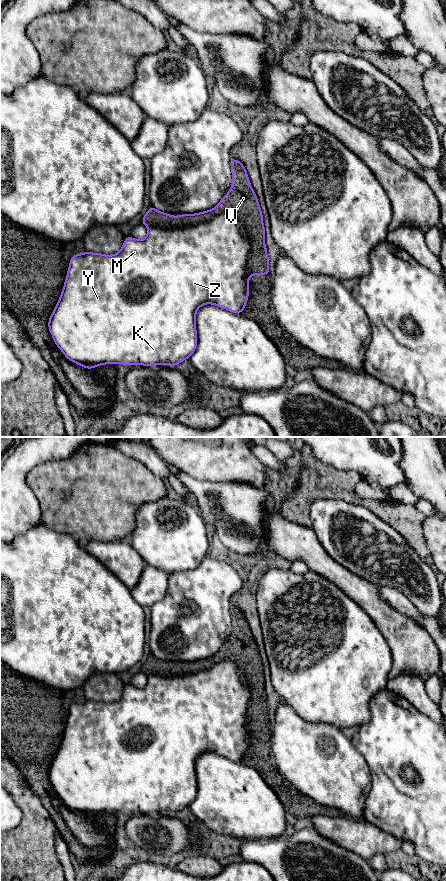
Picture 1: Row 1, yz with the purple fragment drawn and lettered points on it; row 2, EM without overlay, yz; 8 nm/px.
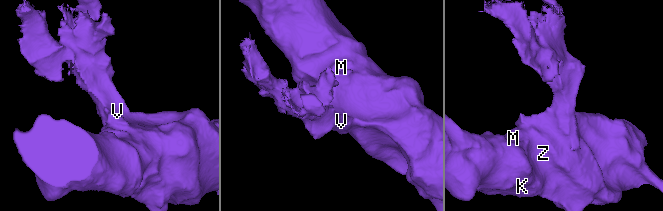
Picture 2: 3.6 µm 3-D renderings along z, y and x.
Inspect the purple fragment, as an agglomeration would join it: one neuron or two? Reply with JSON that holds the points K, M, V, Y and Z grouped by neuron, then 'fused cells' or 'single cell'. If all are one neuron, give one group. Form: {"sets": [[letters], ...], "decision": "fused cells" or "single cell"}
{"sets": [["K", "M", "Y", "Z"], ["V"]], "decision": "fused cells"}

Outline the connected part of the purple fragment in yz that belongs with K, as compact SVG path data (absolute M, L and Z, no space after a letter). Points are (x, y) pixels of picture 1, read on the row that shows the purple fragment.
M226 211L215 215L209 221L193 226L149 227L143 240L137 240L131 236L125 237L121 250L113 255L88 251L84 251L82 254L74 254L70 259L60 298L48 320L48 329L56 346L64 356L71 362L75 362L86 369L94 369L97 366L106 364L177 366L182 361L190 359L197 348L196 312L202 305L212 304L232 313L243 313L249 297L249 277L251 276L248 267L249 252L250 242L244 225L233 212Z

